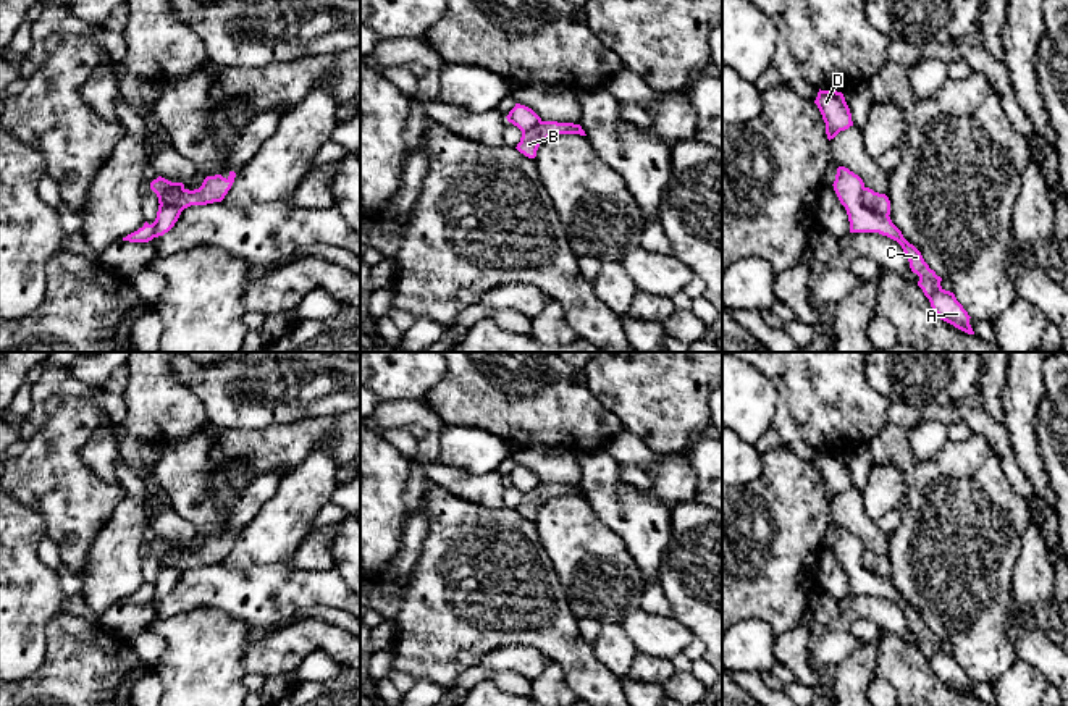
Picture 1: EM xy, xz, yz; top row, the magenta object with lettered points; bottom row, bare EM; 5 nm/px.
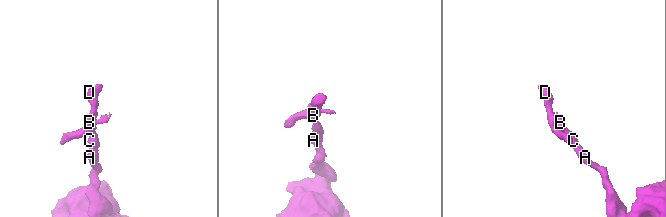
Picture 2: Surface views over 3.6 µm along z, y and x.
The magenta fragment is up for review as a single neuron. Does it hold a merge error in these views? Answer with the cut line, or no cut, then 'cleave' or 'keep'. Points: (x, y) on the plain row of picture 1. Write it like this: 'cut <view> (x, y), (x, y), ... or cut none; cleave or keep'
cut yz (863, 550), (861, 564), (887, 577); cleave

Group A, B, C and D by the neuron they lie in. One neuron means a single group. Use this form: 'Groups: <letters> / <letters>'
Groups: A C D / B

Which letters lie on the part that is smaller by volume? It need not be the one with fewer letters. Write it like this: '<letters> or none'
B

